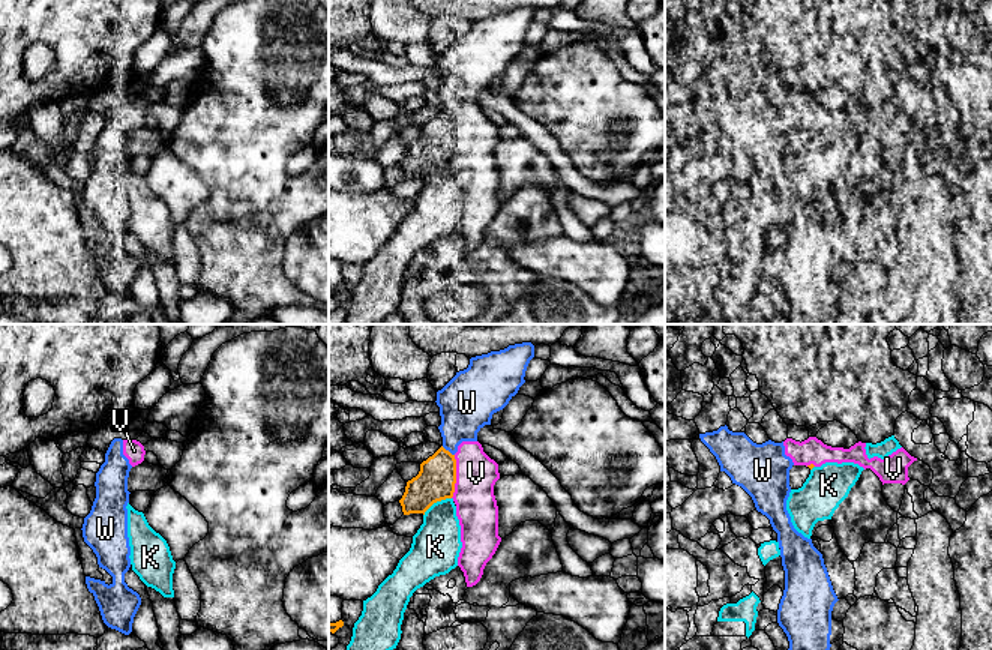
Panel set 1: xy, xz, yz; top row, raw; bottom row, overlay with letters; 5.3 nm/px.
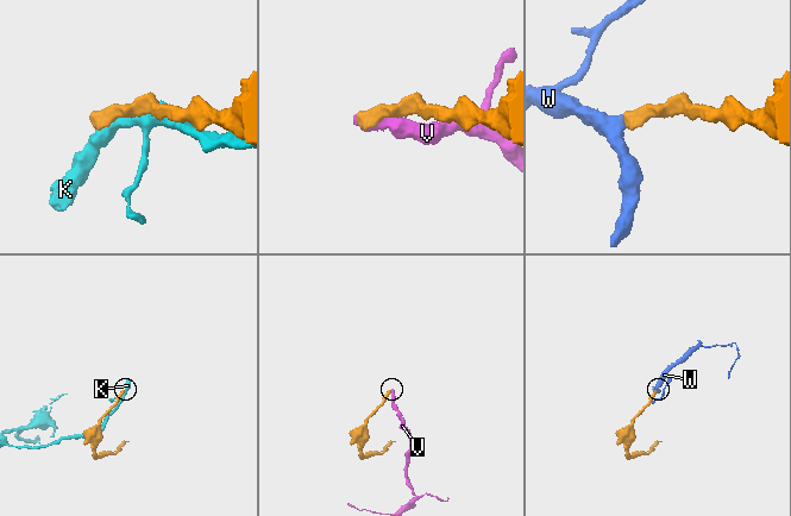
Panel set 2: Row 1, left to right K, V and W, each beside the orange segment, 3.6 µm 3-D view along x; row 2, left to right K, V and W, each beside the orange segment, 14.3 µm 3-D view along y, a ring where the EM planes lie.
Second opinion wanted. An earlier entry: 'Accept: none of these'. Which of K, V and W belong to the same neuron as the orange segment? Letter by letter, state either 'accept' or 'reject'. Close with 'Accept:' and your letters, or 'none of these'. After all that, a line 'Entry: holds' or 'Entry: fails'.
K: reject
V: reject
W: reject
Accept: none of these
Entry: holds

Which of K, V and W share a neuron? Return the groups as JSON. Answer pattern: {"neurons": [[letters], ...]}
{"neurons": [["K"], ["V", "W"]]}

